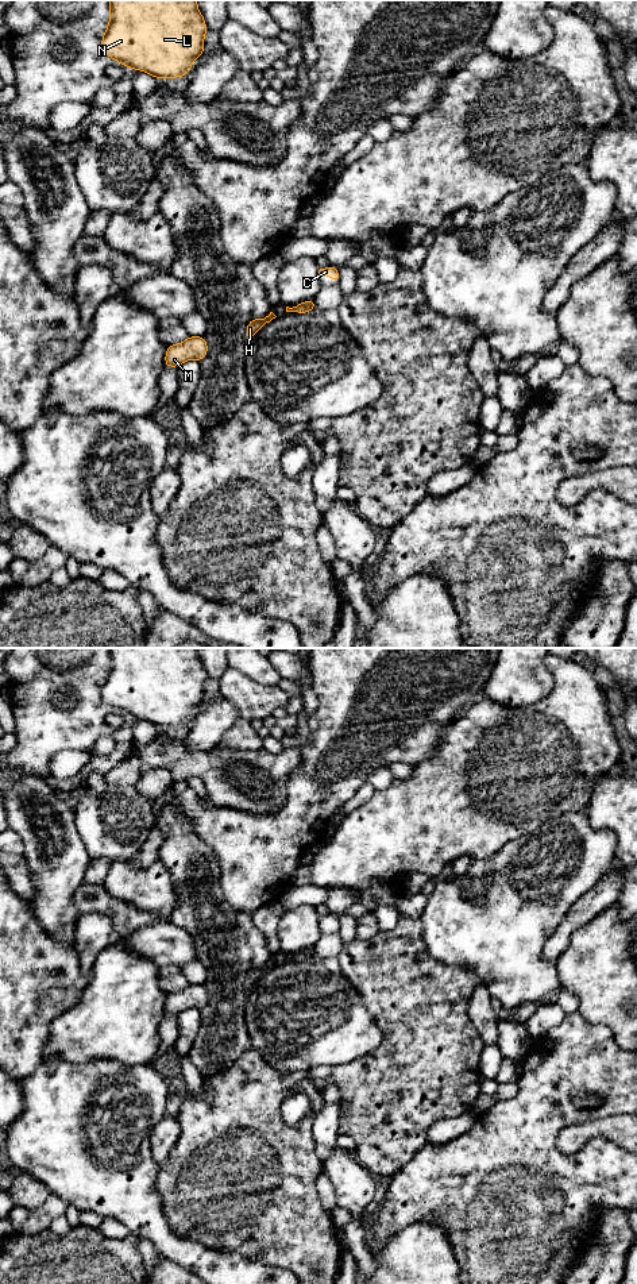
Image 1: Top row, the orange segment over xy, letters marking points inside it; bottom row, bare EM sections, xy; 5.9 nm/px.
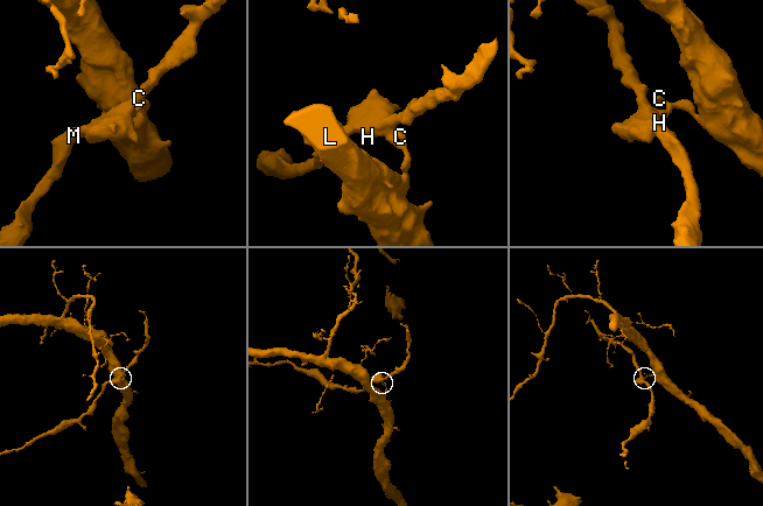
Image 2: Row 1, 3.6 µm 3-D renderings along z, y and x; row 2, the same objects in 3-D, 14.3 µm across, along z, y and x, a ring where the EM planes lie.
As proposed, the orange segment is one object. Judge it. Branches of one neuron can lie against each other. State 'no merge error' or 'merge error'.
merge error

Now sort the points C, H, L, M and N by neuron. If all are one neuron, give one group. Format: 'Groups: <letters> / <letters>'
Groups: C L N / H M

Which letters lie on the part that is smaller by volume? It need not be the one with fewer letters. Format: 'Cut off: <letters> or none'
Cut off: H, M

